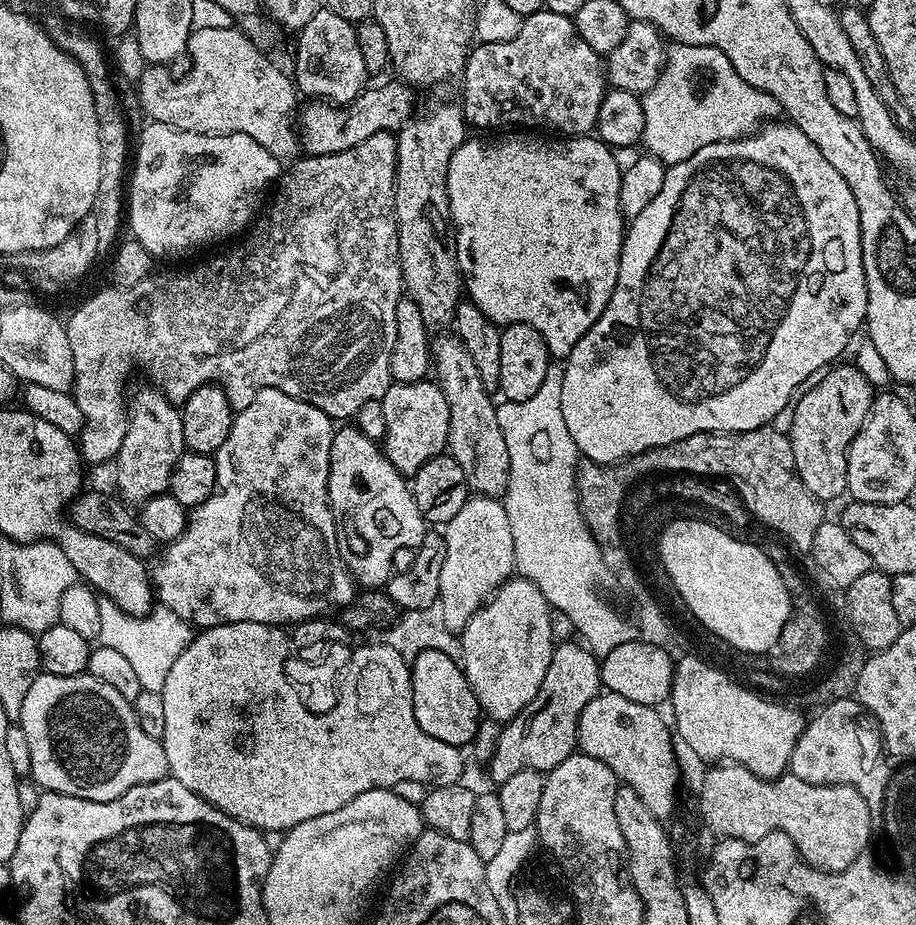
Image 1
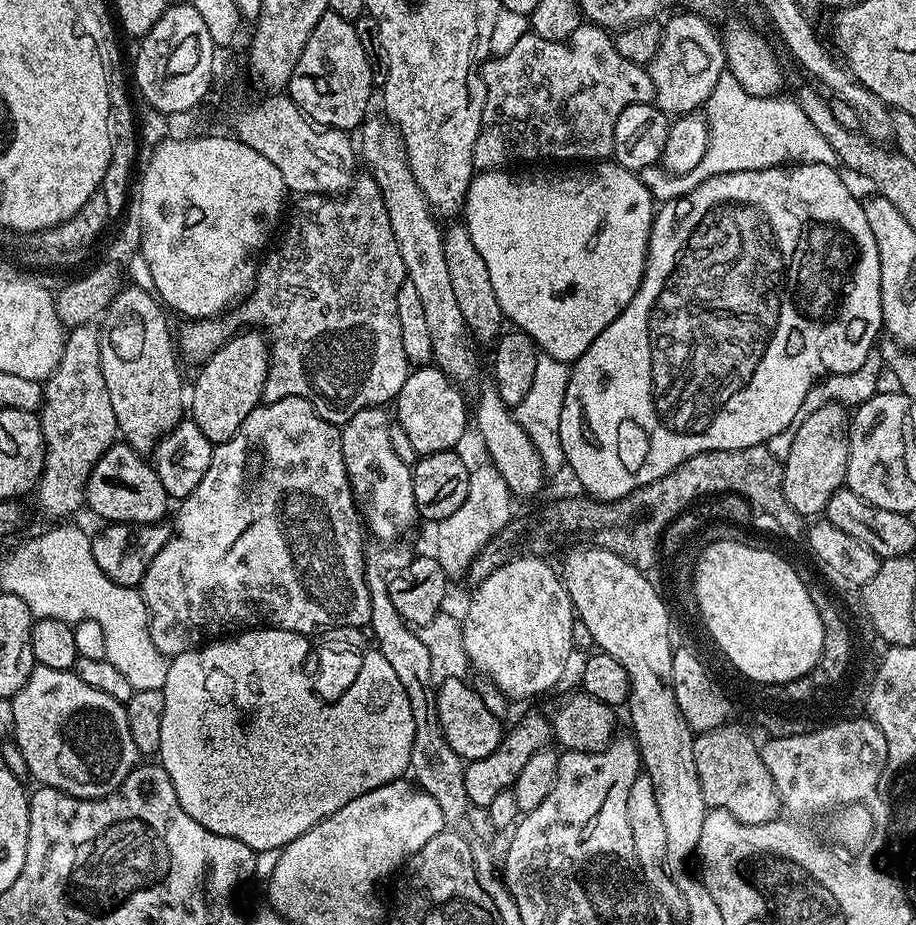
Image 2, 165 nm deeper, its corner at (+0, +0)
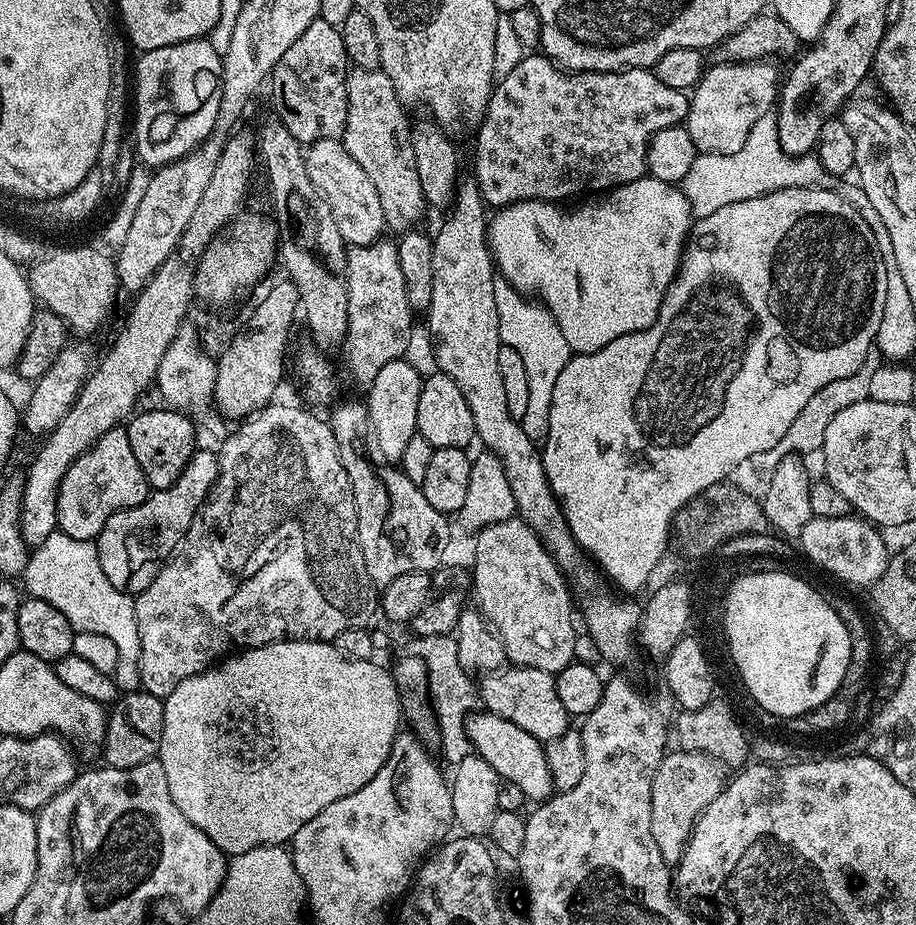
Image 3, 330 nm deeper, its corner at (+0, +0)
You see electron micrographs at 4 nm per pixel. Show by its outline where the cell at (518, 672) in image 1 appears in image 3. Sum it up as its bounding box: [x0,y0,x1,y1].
[471,518,578,673]

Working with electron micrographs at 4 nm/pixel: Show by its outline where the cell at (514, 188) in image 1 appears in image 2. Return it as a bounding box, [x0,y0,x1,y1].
[462,162,654,362]

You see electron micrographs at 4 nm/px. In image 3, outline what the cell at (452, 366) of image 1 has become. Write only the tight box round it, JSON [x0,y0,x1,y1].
[342,68,426,233]

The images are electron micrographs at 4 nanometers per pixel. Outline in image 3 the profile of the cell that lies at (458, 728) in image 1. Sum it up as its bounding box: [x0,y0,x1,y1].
[466,710,553,802]

